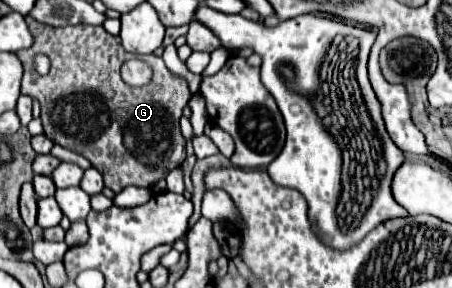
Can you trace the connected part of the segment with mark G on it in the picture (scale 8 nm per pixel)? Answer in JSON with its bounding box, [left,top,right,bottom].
[17,16,191,192]

